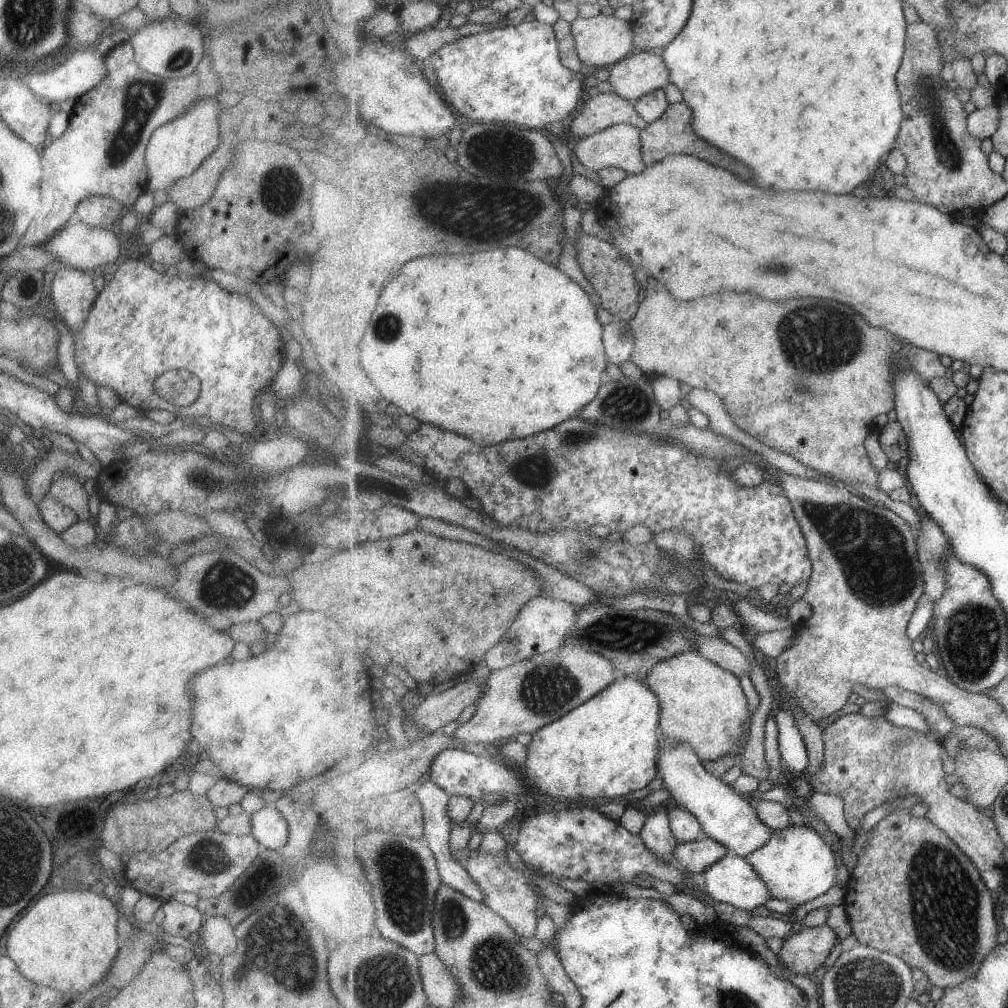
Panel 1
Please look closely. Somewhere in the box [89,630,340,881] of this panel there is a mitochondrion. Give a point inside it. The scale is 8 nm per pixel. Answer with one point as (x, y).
(119, 718)

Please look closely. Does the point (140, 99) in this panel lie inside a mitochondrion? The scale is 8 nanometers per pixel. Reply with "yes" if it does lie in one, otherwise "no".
yes

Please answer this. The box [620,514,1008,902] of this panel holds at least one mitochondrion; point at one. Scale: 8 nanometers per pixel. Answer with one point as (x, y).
(971, 634)

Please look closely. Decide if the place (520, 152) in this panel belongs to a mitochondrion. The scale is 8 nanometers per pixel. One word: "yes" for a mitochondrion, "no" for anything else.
yes

